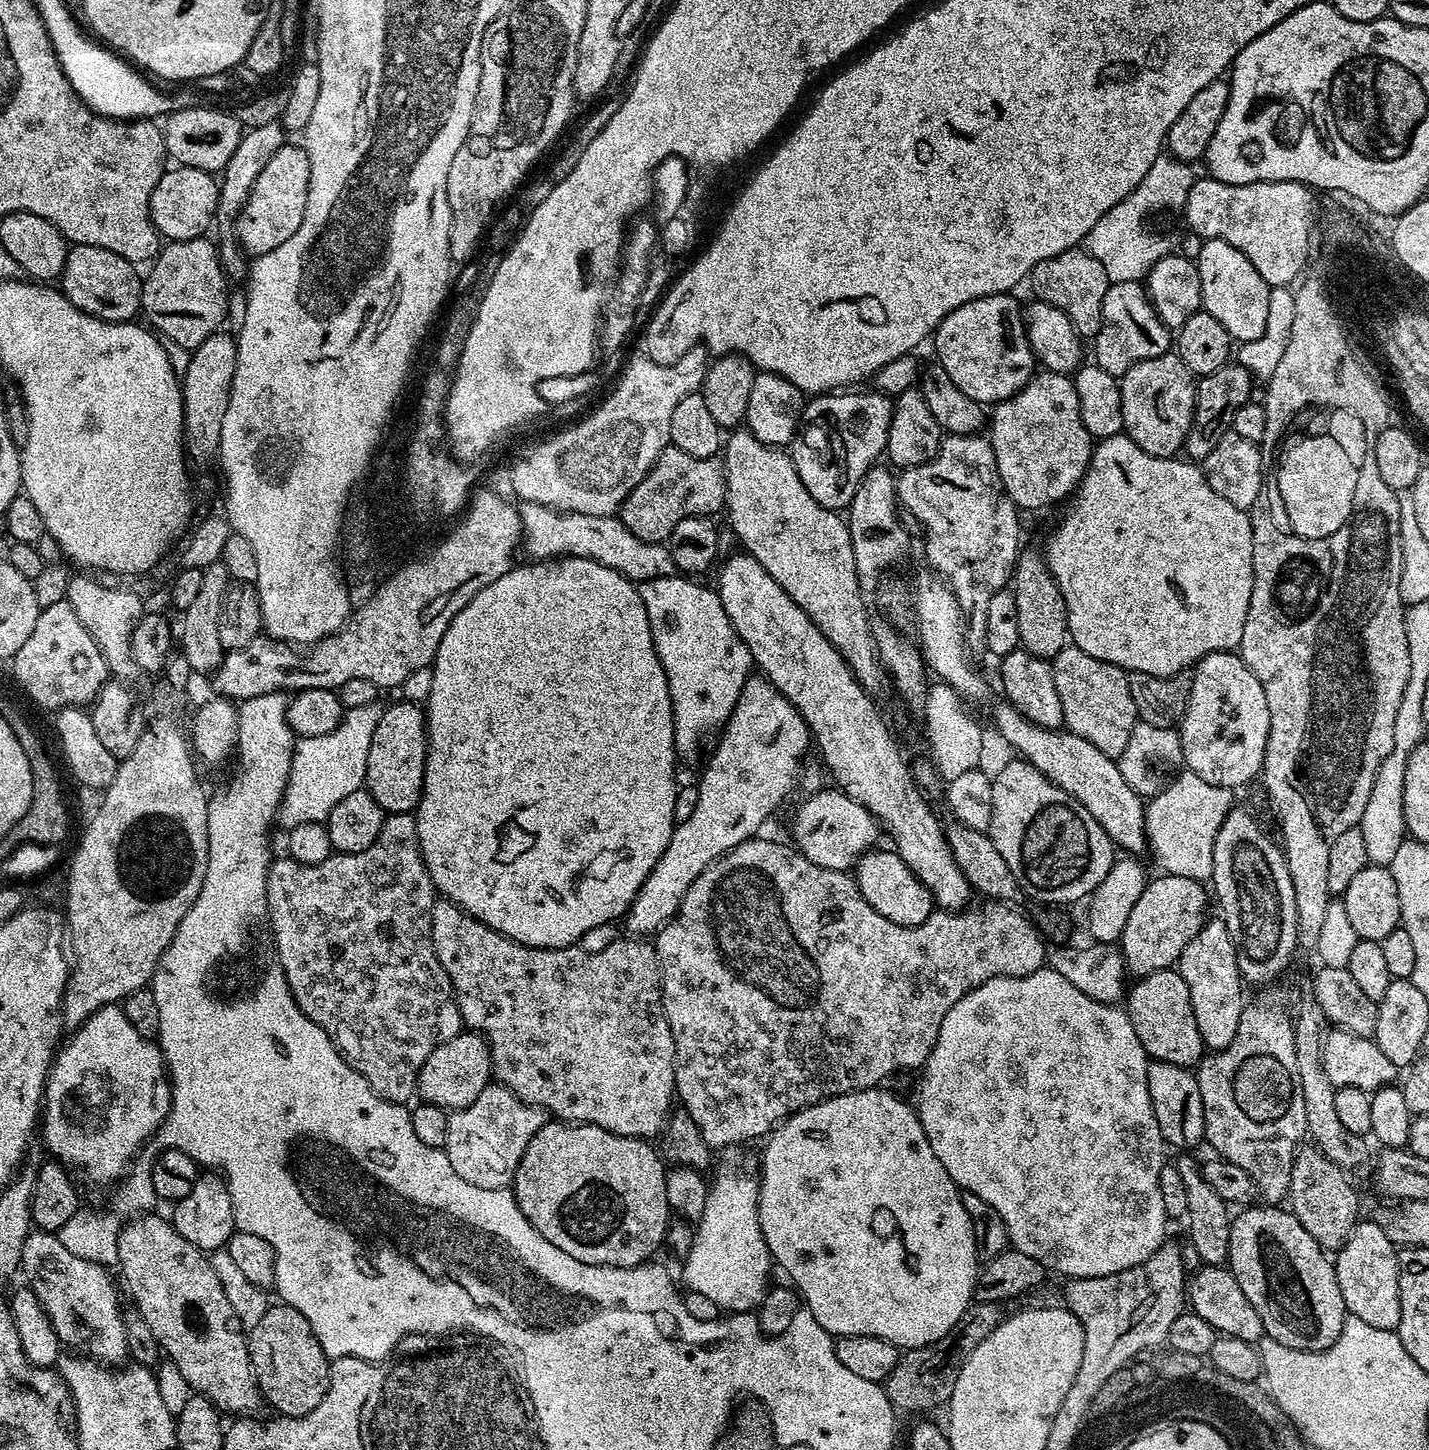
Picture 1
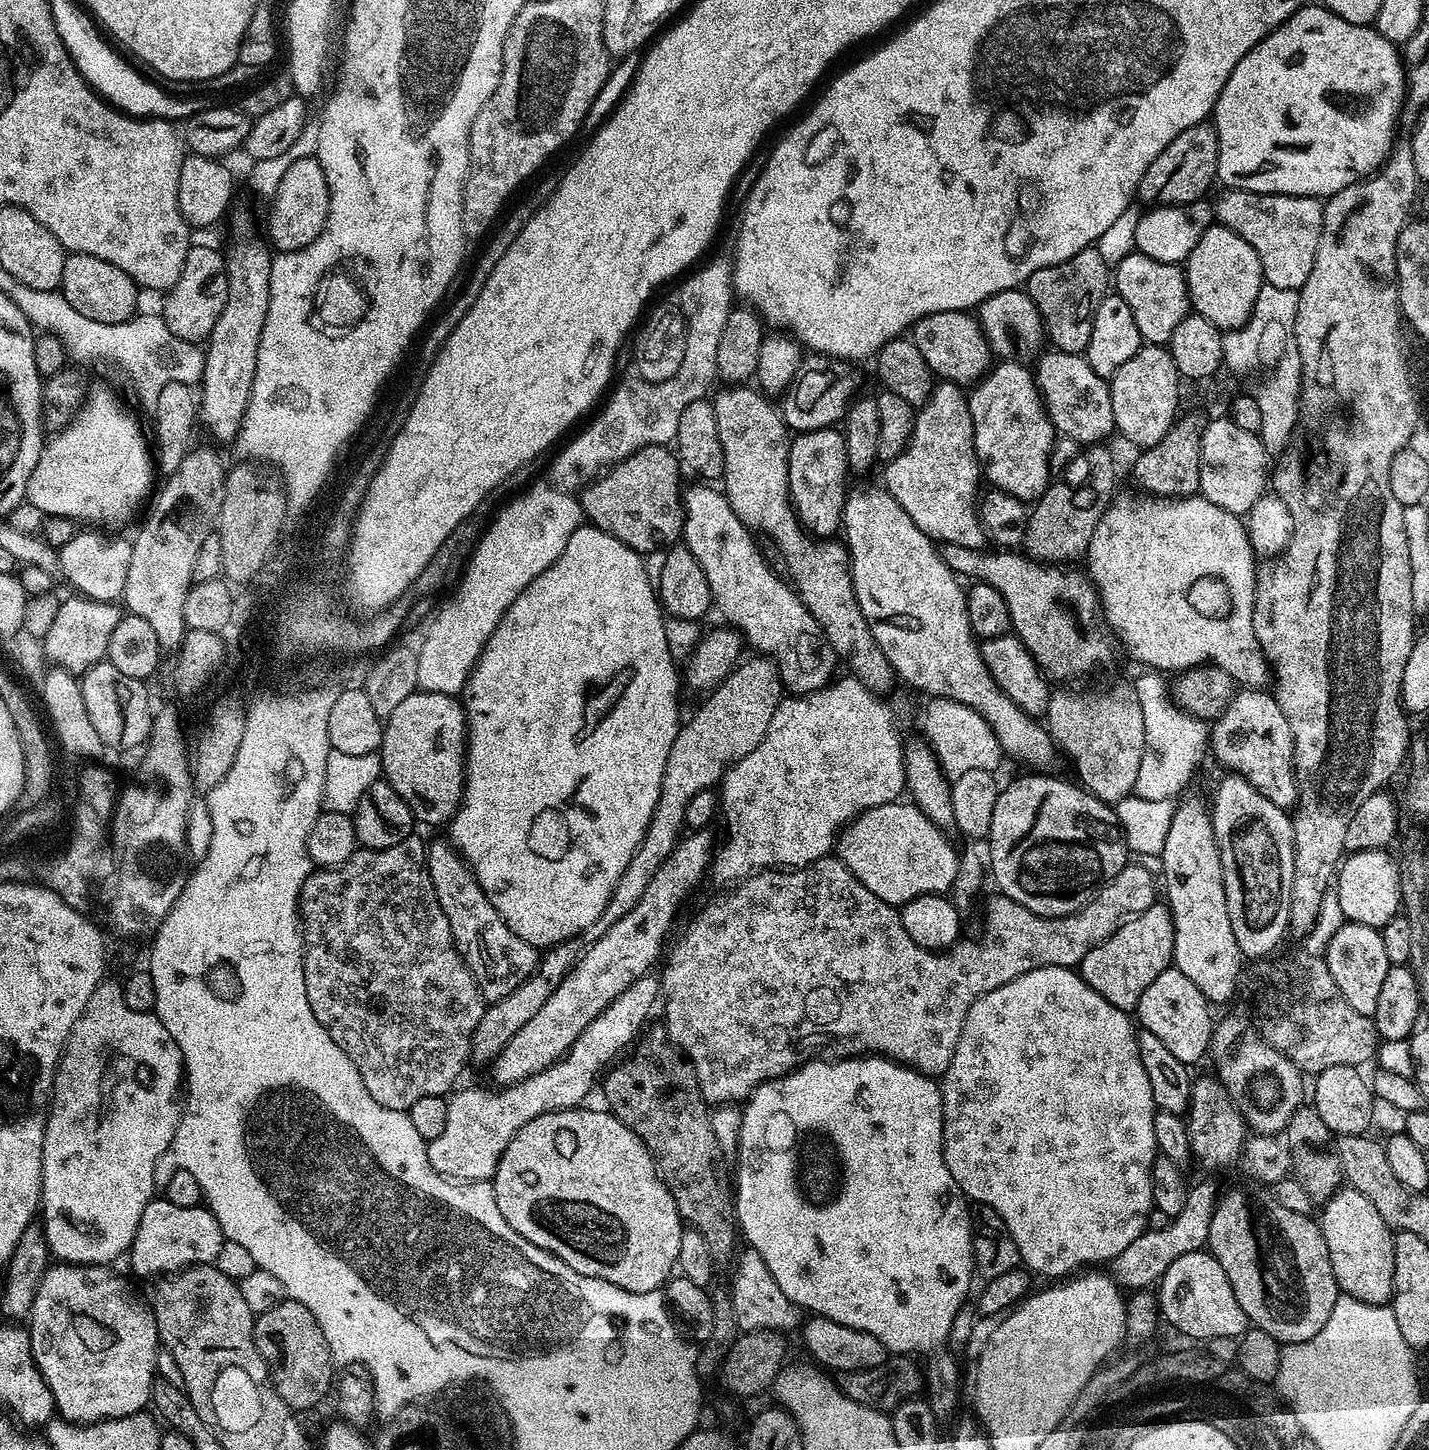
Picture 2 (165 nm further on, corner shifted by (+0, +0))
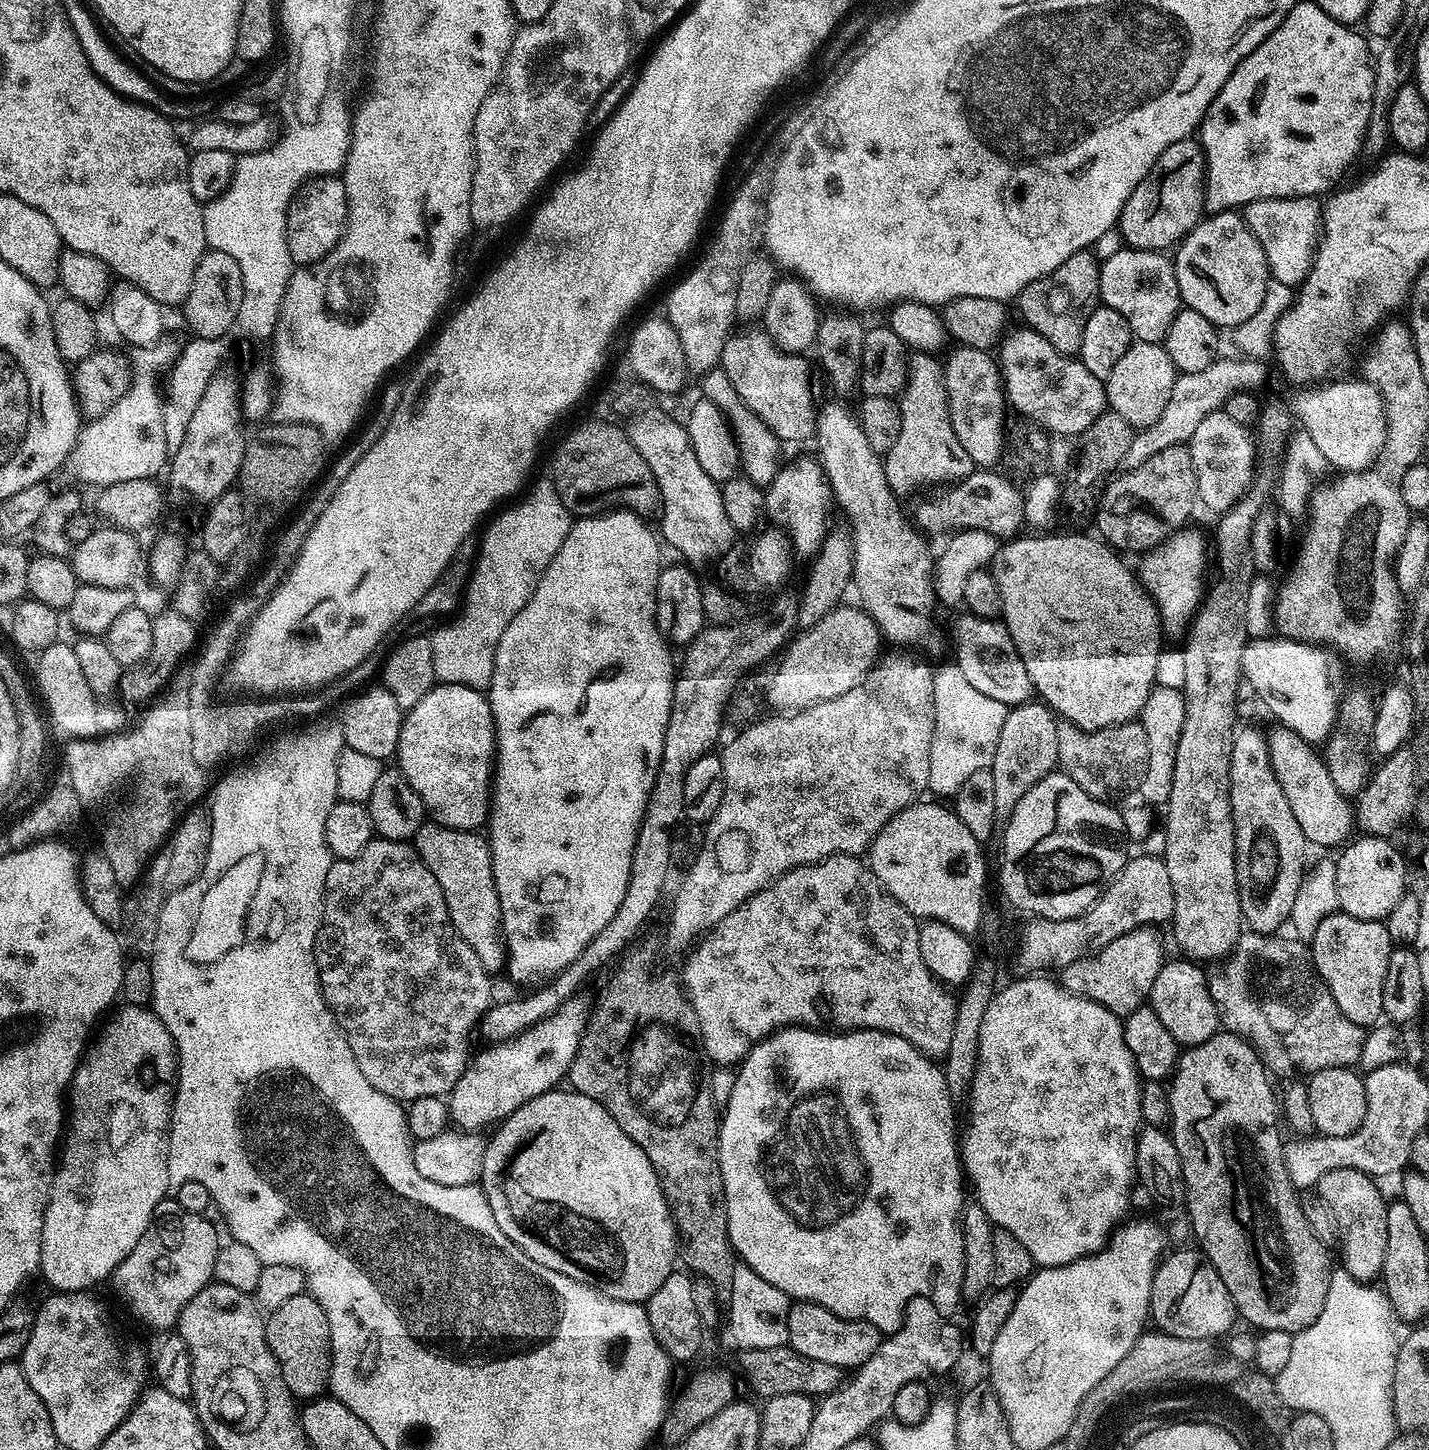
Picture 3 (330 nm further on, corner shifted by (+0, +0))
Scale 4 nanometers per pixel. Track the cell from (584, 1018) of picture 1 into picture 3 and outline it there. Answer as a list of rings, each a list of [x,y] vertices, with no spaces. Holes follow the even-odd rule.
[[[425,822],[414,837],[414,847],[422,862],[438,878],[450,922],[464,941],[478,954],[478,962],[489,974],[503,969],[506,949],[502,943],[500,903],[492,869],[492,849],[479,831],[459,832],[435,822]]]

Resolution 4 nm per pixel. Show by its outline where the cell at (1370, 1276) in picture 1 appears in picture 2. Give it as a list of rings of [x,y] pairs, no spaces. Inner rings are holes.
[[[1341,1186],[1319,1212],[1322,1238],[1326,1238],[1330,1266],[1334,1266],[1334,1278],[1341,1293],[1358,1302],[1387,1305],[1394,1286],[1394,1232],[1378,1214],[1374,1202],[1357,1188]]]

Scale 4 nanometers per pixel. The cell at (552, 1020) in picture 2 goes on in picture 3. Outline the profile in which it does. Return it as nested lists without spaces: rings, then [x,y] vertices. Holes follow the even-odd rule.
[[[561,1010],[516,1039],[485,1047],[485,1052],[477,1056],[475,1053],[469,1059],[462,1078],[458,1078],[447,1097],[451,1123],[461,1133],[476,1134],[479,1128],[491,1129],[499,1125],[500,1121],[518,1110],[518,1106],[530,1102],[530,1098],[553,1091],[559,1085],[556,1083],[567,1077],[568,1068],[580,1045],[581,1031],[581,1021],[576,1021],[568,1010]]]

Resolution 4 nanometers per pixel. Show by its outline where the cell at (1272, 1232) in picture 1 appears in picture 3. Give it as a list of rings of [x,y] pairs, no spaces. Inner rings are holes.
[[[1221,1030],[1206,1042],[1193,1044],[1181,1051],[1176,1067],[1172,1070],[1170,1083],[1167,1085],[1168,1119],[1170,1121],[1170,1135],[1178,1150],[1178,1158],[1182,1162],[1184,1204],[1186,1209],[1188,1208],[1188,1220],[1192,1223],[1192,1232],[1196,1235],[1197,1242],[1195,1241],[1195,1243],[1199,1245],[1209,1262],[1212,1263],[1214,1270],[1218,1270],[1218,1278],[1222,1278],[1226,1290],[1230,1290],[1230,1298],[1234,1302],[1239,1319],[1245,1320],[1248,1323],[1245,1325],[1256,1330],[1265,1332],[1286,1330],[1295,1334],[1313,1324],[1318,1318],[1318,1314],[1322,1314],[1322,1306],[1326,1306],[1326,1290],[1330,1290],[1330,1278],[1334,1271],[1334,1265],[1332,1265],[1331,1258],[1328,1257],[1329,1245],[1323,1244],[1314,1234],[1314,1230],[1310,1230],[1310,1222],[1306,1222],[1306,1214],[1302,1214],[1301,1193],[1293,1186],[1288,1167],[1284,1161],[1286,1140],[1280,1137],[1282,1113],[1278,1103],[1278,1092],[1277,1089],[1276,1092],[1272,1089],[1272,1084],[1268,1079],[1270,1079],[1270,1073],[1260,1061],[1260,1055],[1257,1054],[1255,1048],[1241,1036],[1236,1036],[1227,1030]],[[1236,1160],[1252,1160],[1248,1172],[1236,1172]]]

